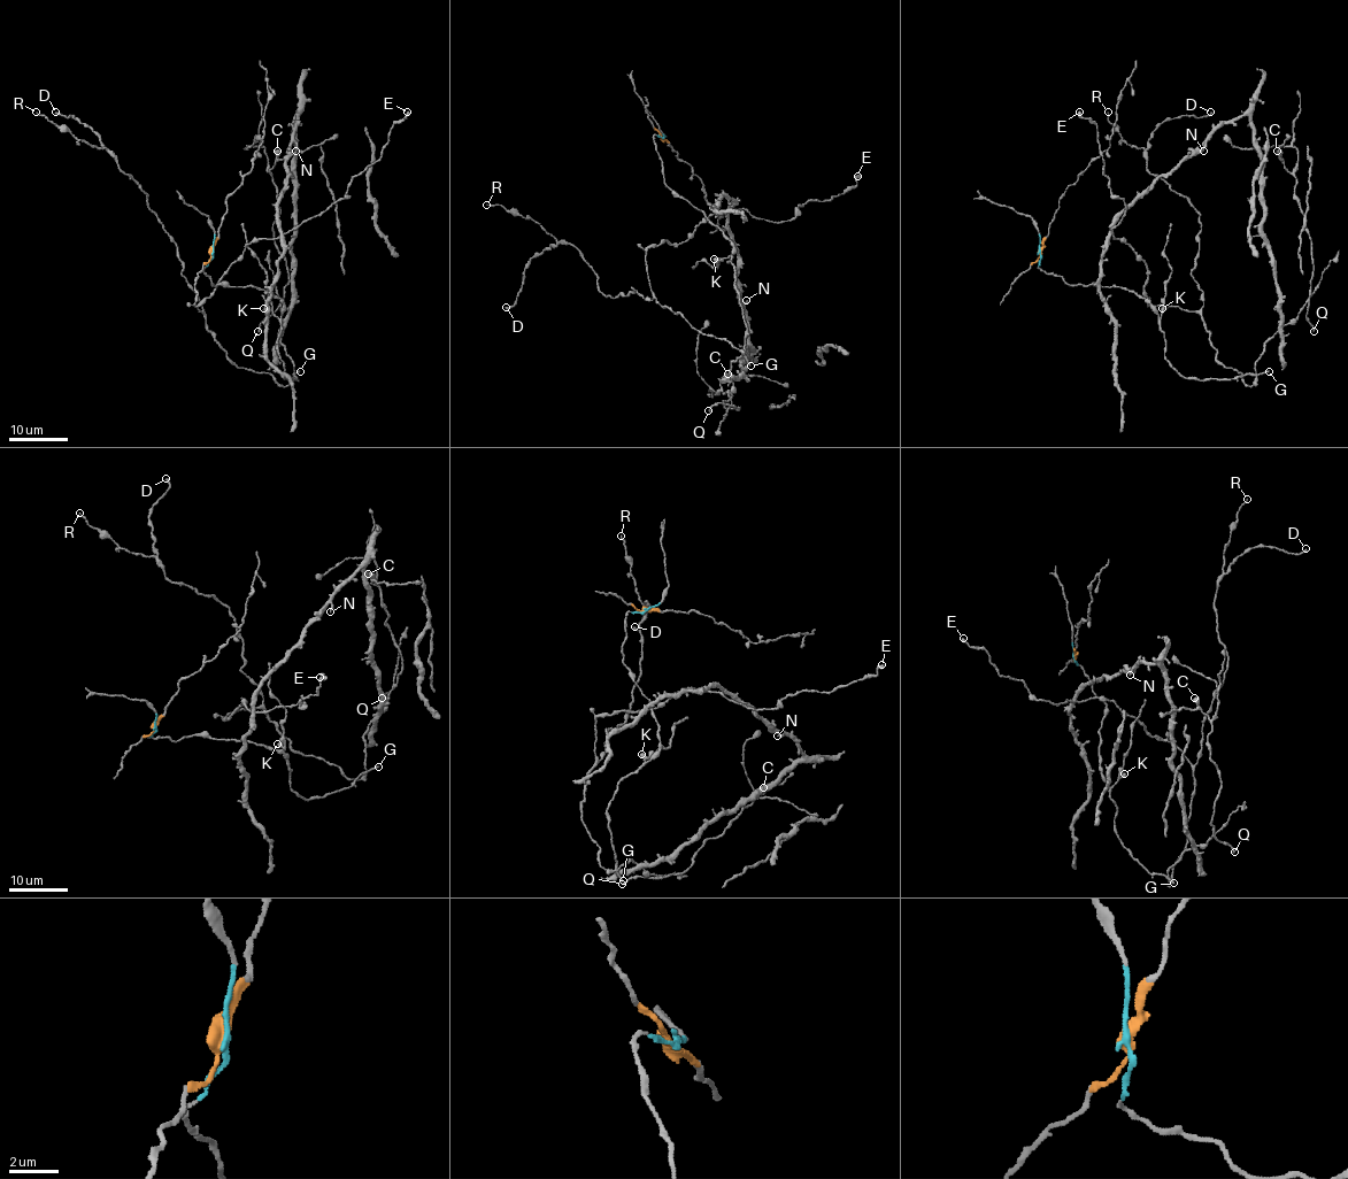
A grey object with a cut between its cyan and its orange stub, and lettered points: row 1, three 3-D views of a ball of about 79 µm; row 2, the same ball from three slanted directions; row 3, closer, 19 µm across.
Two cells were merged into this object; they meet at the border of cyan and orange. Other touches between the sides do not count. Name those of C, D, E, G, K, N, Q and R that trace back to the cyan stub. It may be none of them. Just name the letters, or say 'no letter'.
C, D, E, G, K, N, Q, R

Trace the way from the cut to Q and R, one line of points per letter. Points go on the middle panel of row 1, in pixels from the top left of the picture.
Q: (663, 136), (655, 148), (664, 184), (733, 247), (744, 352), (731, 364), (731, 402), (709, 410)
R: (663, 136), (655, 148), (664, 184), (733, 247), (742, 352), (632, 287), (607, 297), (570, 243), (486, 205)

